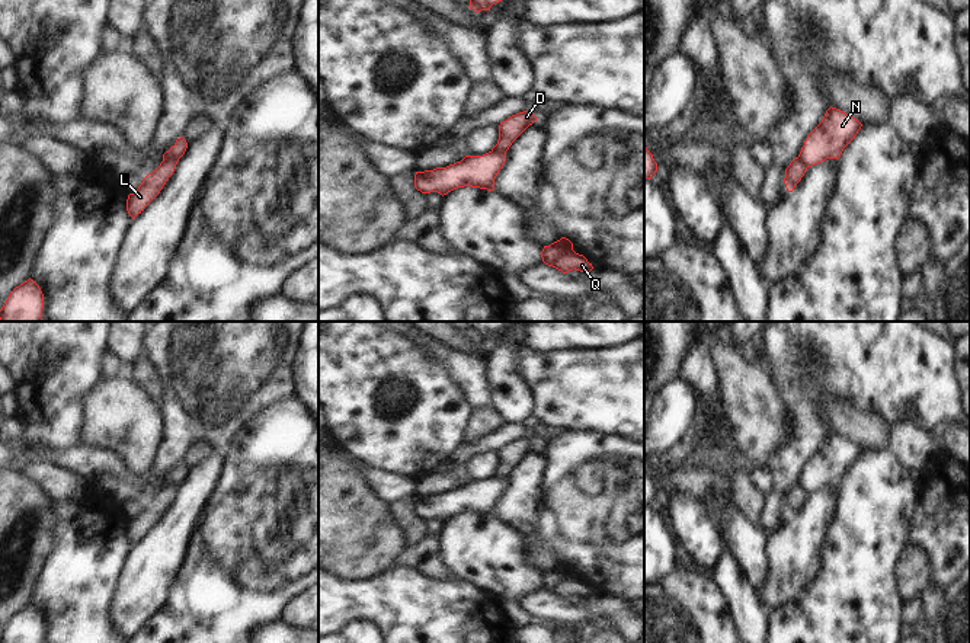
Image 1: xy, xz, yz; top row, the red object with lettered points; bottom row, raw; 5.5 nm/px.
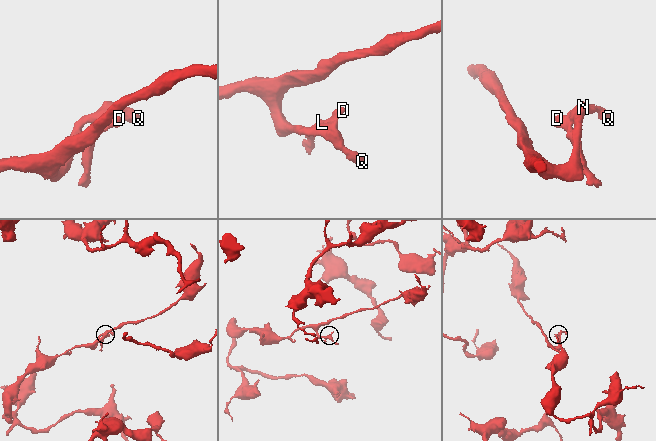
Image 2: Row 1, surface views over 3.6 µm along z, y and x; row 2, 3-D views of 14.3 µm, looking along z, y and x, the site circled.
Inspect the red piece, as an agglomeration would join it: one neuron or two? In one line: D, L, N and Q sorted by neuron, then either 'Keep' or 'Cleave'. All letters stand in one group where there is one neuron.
Groups: D L / N Q. Cleave

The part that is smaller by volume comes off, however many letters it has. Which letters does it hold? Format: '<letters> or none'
D, L

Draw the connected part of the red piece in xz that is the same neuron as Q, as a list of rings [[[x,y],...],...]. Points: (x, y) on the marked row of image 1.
[[[561,237],[550,246],[544,246],[541,257],[545,265],[563,273],[573,269],[588,273],[593,269],[592,263],[589,263],[583,255],[573,250],[573,243],[566,237]]]

